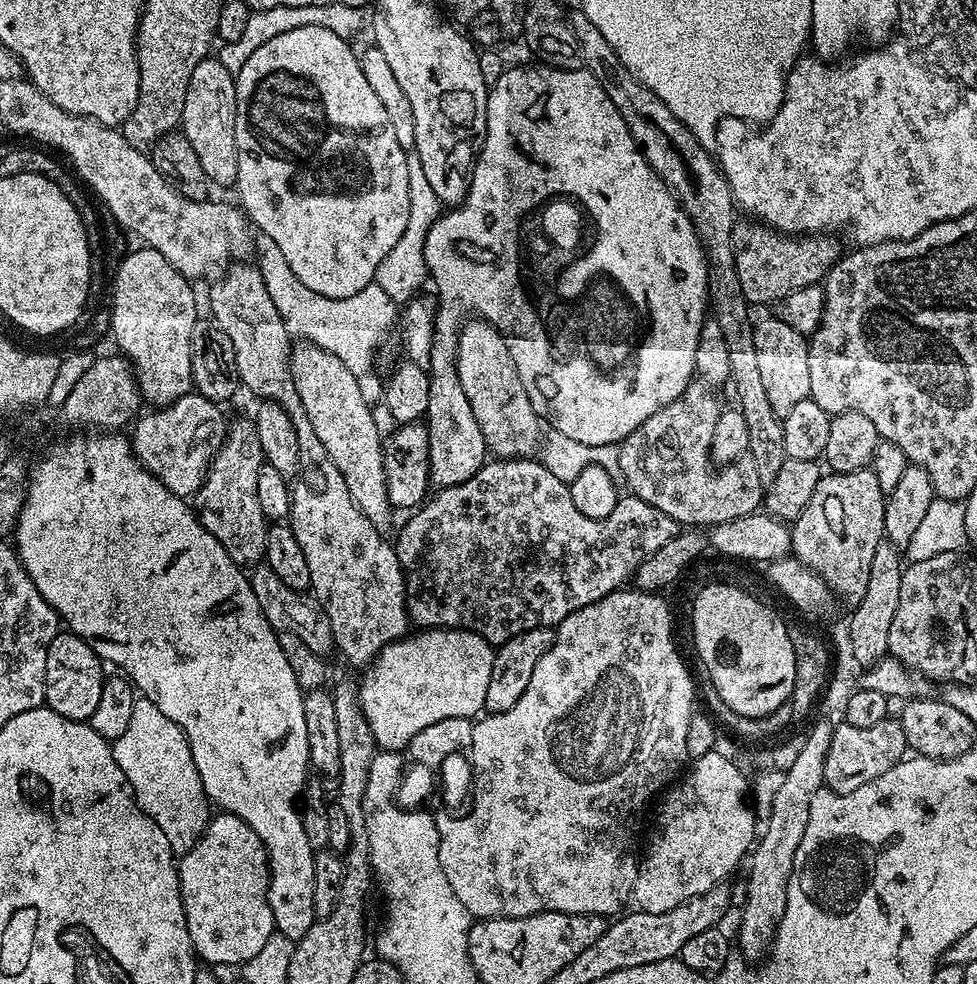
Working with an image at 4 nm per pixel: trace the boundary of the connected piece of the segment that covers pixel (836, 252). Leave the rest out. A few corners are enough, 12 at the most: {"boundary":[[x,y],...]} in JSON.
{"boundary":[[733,230],[748,304],[819,285],[842,255],[832,234]]}

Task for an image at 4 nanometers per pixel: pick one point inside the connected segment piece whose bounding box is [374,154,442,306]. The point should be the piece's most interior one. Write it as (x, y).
(403, 271)

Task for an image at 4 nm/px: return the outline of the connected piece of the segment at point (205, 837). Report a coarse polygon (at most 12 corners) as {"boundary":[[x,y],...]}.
{"boundary":[[234,814],[179,857],[205,965],[247,964],[272,937],[268,852]]}

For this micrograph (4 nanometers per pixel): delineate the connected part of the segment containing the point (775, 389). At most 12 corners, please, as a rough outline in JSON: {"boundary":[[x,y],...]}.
{"boundary":[[779,318],[753,327],[767,401],[783,417],[810,397],[808,340]]}

